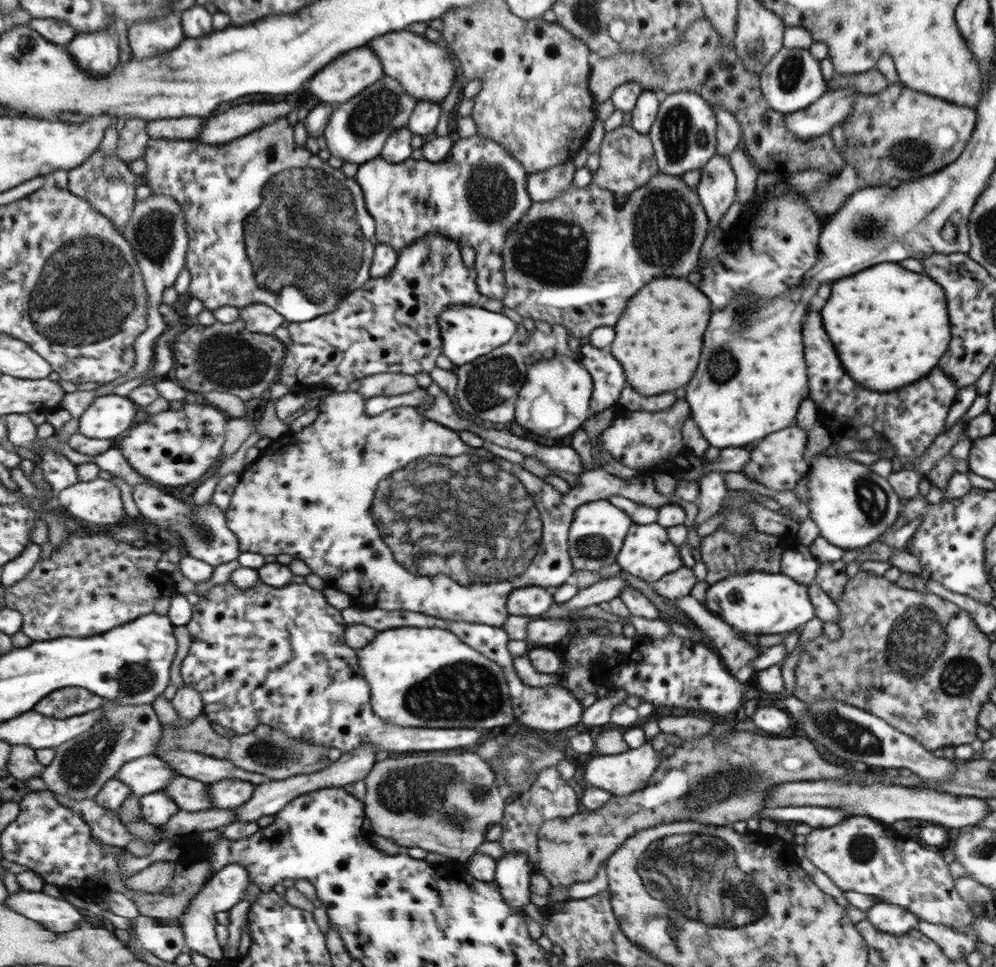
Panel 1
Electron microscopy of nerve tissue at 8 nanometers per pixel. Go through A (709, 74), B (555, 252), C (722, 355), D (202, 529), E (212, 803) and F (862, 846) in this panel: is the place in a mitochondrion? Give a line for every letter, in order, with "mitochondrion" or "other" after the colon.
A: other
B: mitochondrion
C: mitochondrion
D: mitochondrion
E: other
F: mitochondrion

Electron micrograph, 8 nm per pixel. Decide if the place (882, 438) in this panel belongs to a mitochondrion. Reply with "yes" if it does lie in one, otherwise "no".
no

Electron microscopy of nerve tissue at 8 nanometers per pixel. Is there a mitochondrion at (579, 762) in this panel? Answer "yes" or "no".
no

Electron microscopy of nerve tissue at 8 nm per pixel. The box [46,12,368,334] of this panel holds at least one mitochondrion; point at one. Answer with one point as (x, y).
(327, 247)

